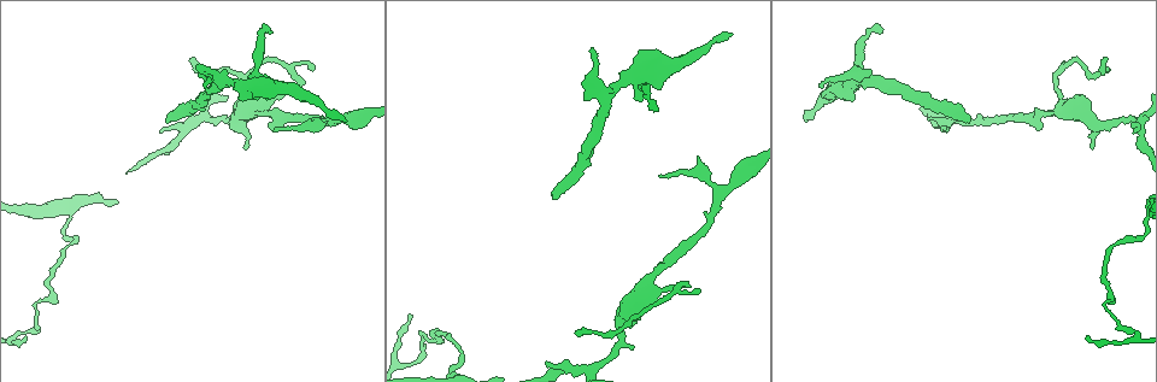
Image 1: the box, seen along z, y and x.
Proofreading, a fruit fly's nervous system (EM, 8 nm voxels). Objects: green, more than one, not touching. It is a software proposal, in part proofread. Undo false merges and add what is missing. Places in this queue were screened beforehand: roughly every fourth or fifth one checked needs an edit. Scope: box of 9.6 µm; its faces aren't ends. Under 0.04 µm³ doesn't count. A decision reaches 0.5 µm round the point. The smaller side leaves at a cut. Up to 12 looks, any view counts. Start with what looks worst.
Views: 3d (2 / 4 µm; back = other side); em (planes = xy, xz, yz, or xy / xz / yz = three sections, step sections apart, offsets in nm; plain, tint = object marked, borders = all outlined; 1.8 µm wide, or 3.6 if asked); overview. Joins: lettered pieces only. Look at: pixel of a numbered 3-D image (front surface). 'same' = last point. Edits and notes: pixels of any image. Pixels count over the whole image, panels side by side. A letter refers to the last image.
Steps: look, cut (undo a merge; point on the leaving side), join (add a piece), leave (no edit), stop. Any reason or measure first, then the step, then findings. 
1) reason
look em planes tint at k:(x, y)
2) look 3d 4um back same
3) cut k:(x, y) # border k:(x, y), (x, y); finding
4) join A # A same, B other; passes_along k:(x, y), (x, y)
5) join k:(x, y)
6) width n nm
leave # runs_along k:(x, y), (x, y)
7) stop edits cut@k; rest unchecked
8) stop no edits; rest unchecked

an open end
look 3d 4um at 1:(269, 29)

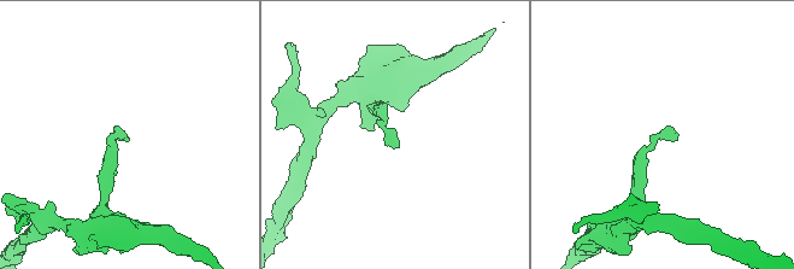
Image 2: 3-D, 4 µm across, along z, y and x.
look em planes borders at 2:(397, 146)

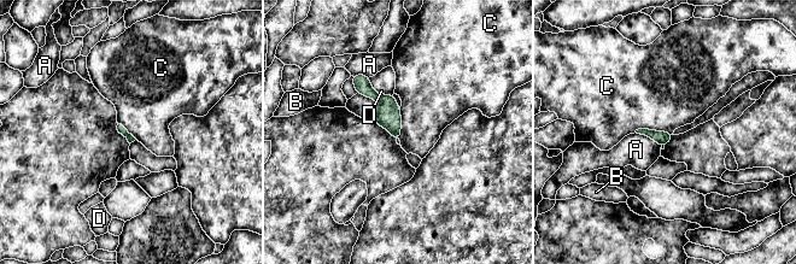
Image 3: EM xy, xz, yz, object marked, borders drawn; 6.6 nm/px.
leave # A other, B other, C other, D other; none of them fits

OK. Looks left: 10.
end of a long branch
look 3d 4um at 1:(552, 197)

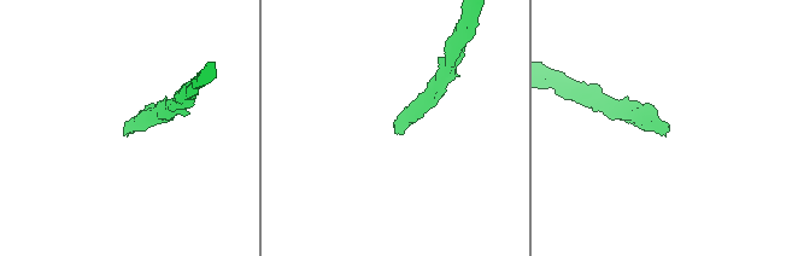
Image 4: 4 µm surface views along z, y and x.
shape alone is not enough
look em xy step 8 borders at 4:(125, 134)

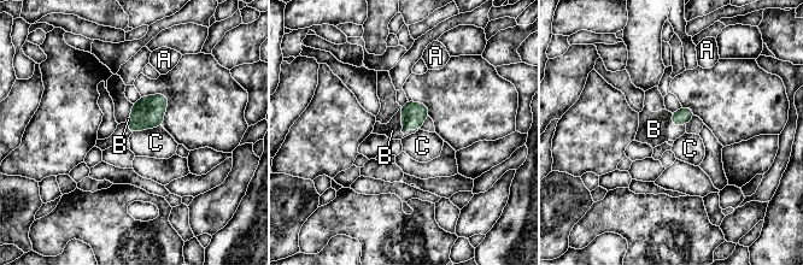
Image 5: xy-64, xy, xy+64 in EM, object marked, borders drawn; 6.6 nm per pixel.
join B # A other, B same, C other; passes_along 5:(412, 113), (402, 121), (392, 130); the neuron continues

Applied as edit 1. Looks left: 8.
look 3d 2um at 1:(161, 130)

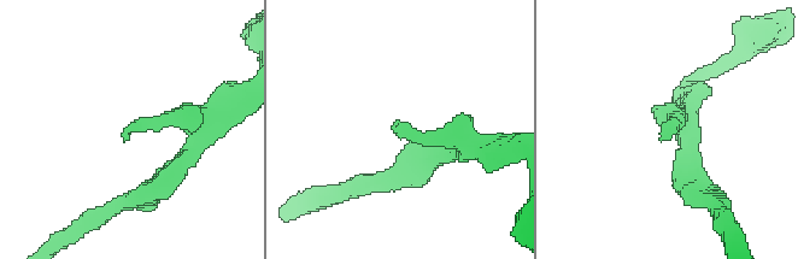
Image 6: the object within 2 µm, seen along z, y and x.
now the EM
look em yz step 4 borders at 6:(396, 120)

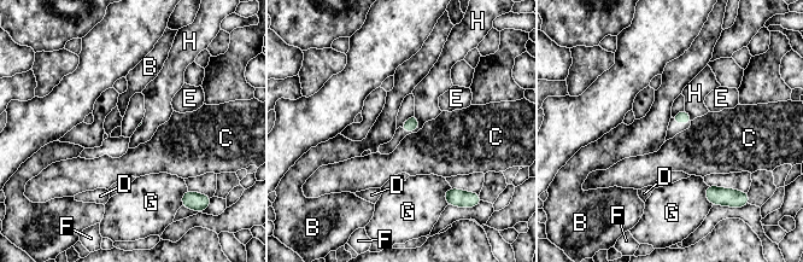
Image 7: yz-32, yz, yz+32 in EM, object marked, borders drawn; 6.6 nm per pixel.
leave # B other, C other, D other, E other, F other, G other, H other; border 7:(414, 115), (418, 126); no lettered piece goes on from it

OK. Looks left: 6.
branch point
look 3d 2um at 1:(223, 82)

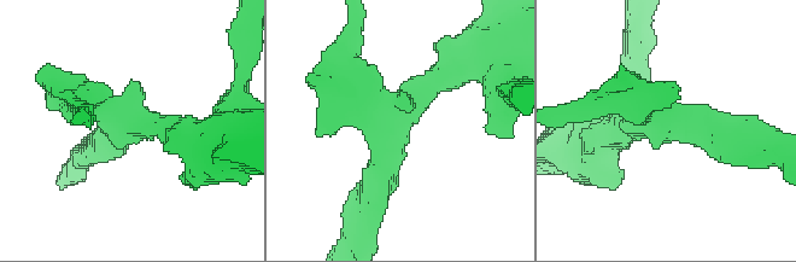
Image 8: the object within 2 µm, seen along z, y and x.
look em planes plain at 8:(136, 123)

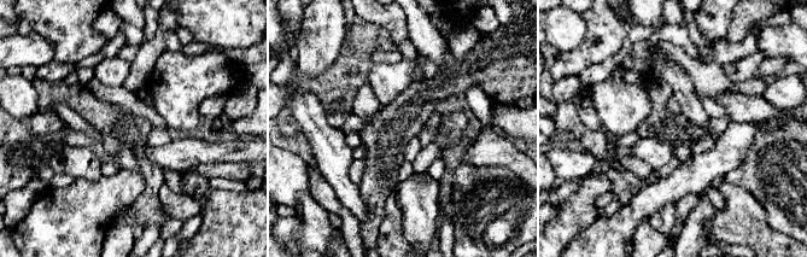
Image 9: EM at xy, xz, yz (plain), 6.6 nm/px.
look em planes borders same

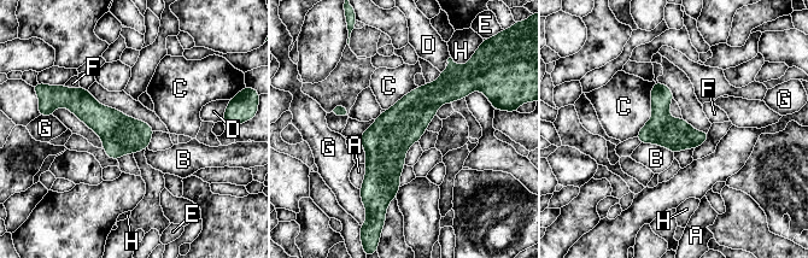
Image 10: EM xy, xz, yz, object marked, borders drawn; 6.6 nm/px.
leave # A other, B other, C other, D other, E other, F other, G other, H other; runs_along 10:(446, 74), (387, 140), (379, 199); continuous, no second neuron

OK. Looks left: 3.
free end
look em planes tint at 1:(1105, 58)

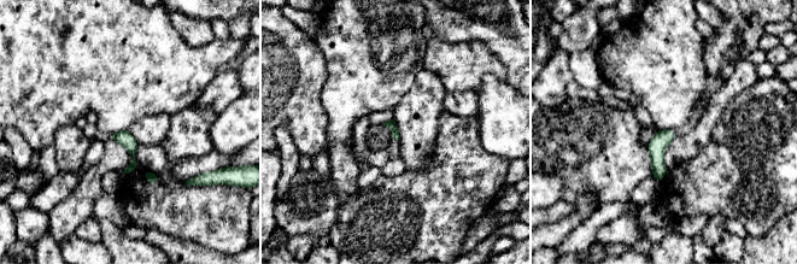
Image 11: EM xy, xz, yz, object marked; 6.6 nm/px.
what lies round it
look em planes borders same

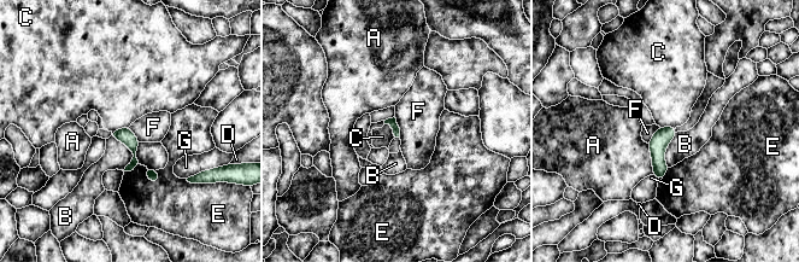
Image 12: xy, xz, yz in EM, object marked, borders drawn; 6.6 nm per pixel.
longest_contact B 260 nm
leave # A other, B other, C other, D other, E other, F other, G other; runs_along 12:(671, 129), (658, 143), (658, 175); no lettered piece goes on from it

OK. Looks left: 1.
stop edits join@5; rest unchecked

